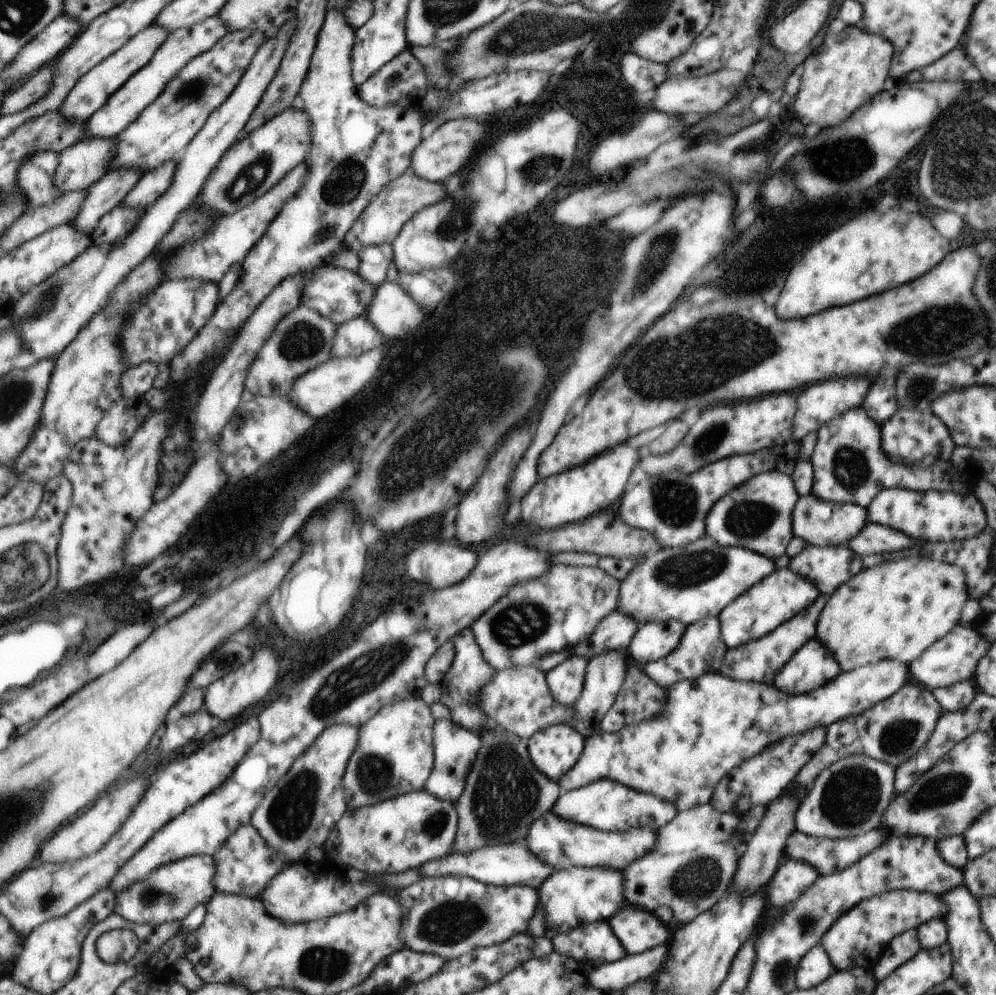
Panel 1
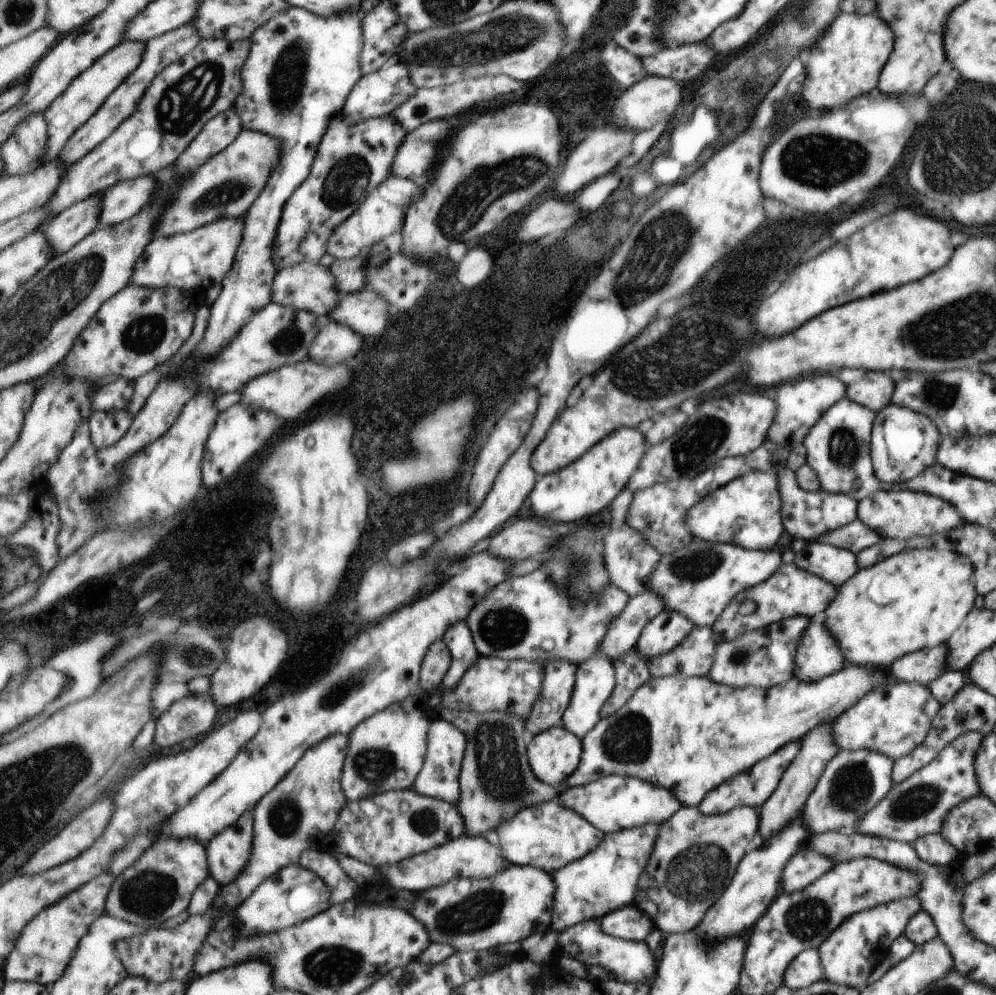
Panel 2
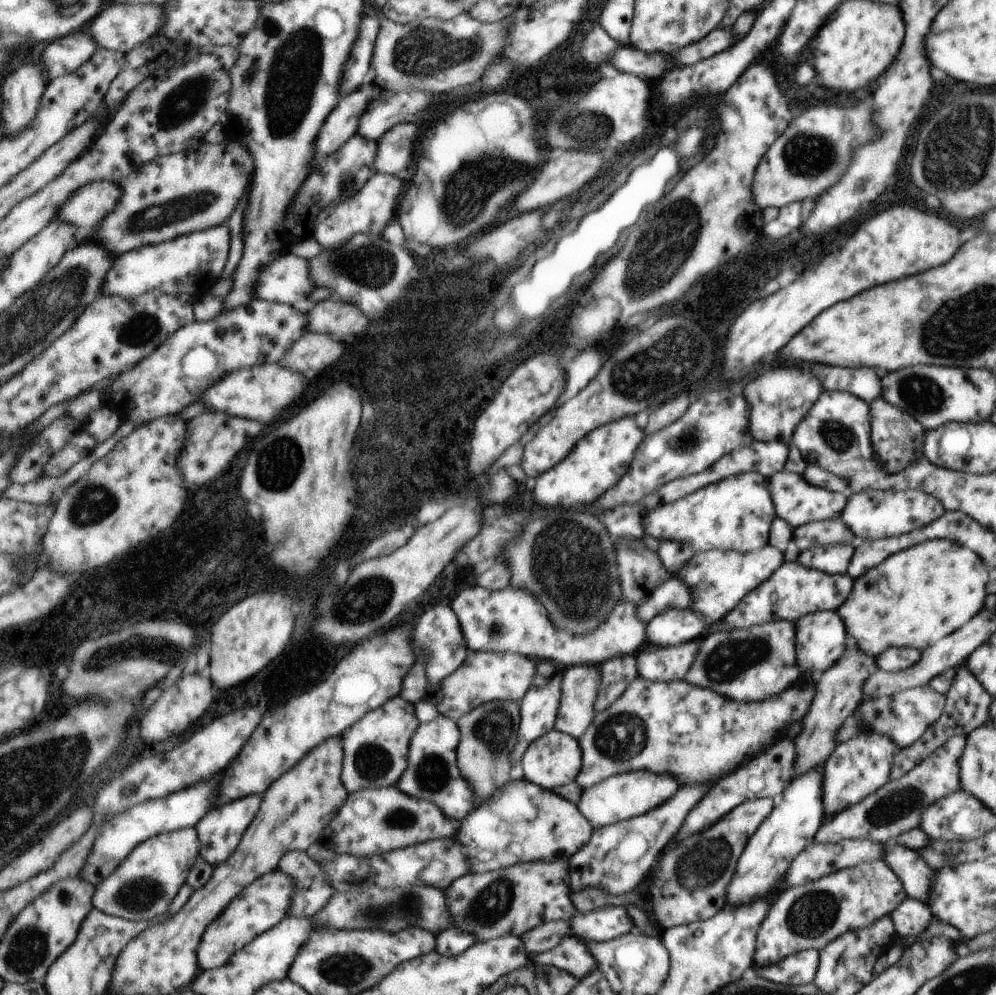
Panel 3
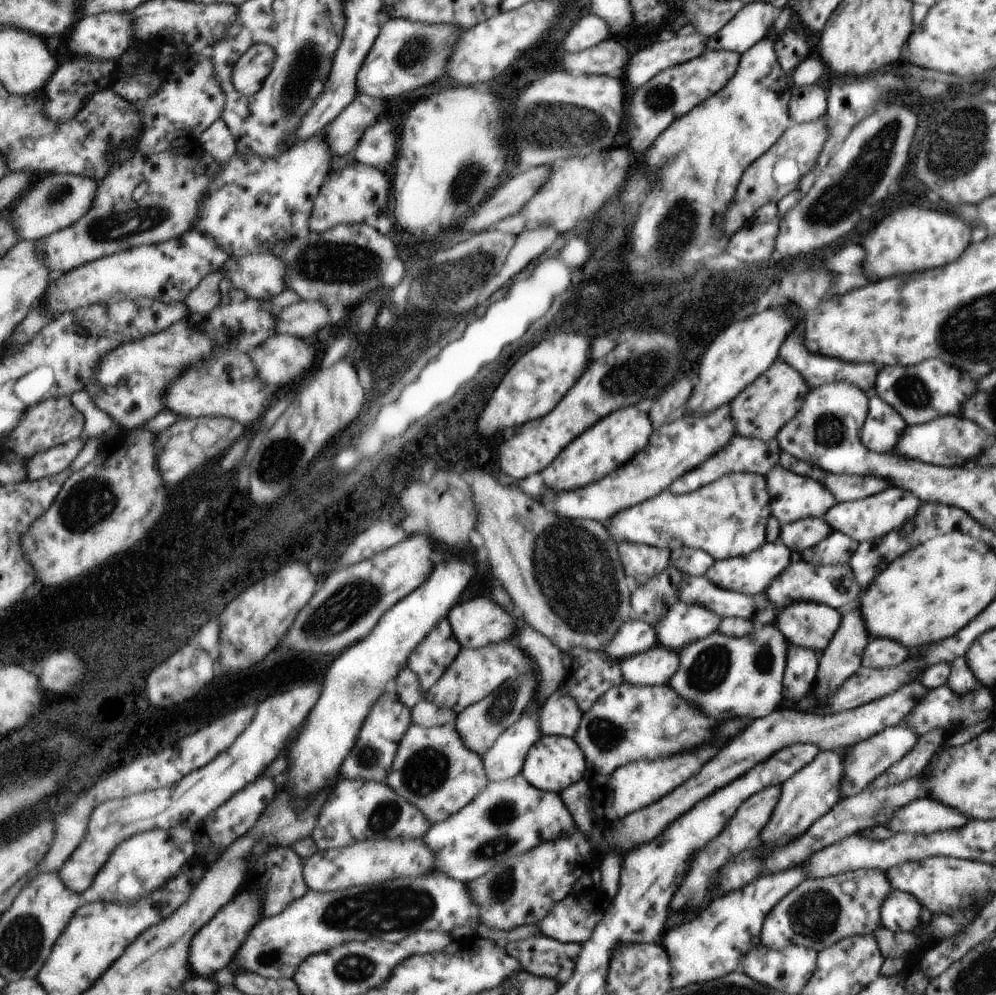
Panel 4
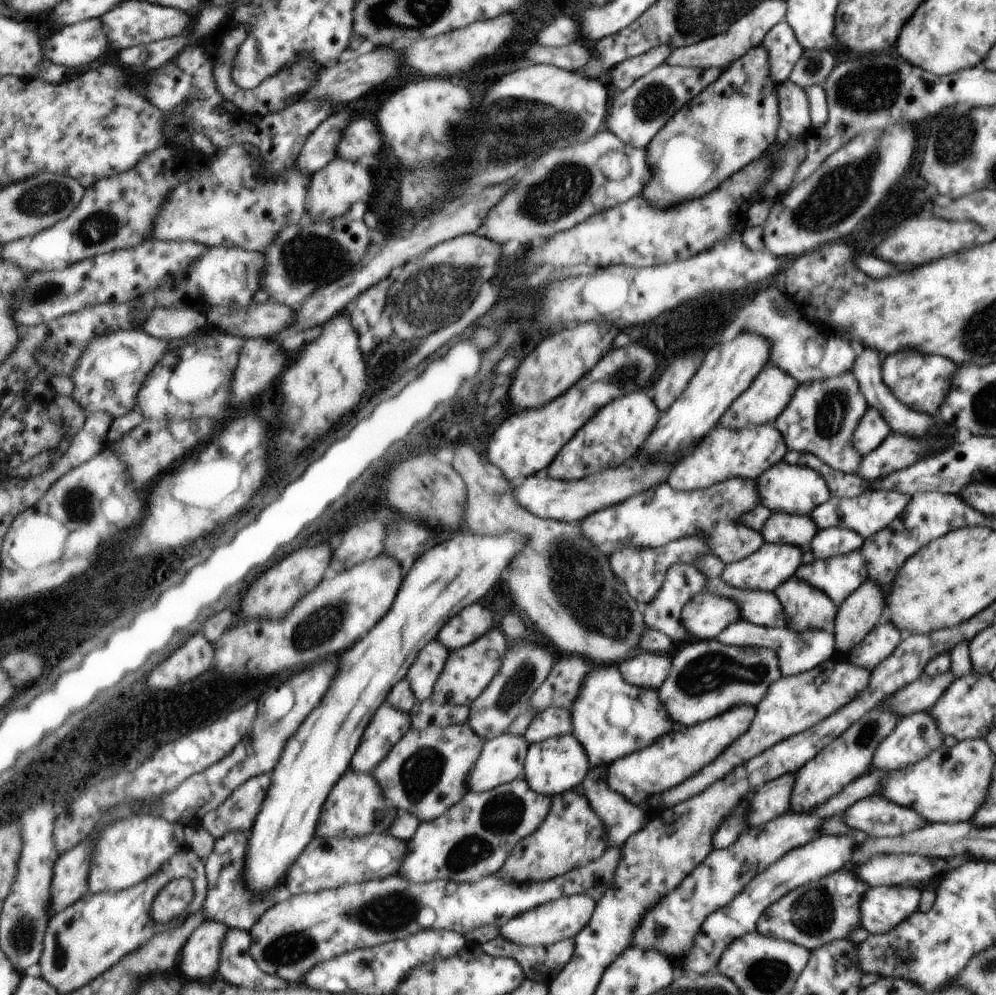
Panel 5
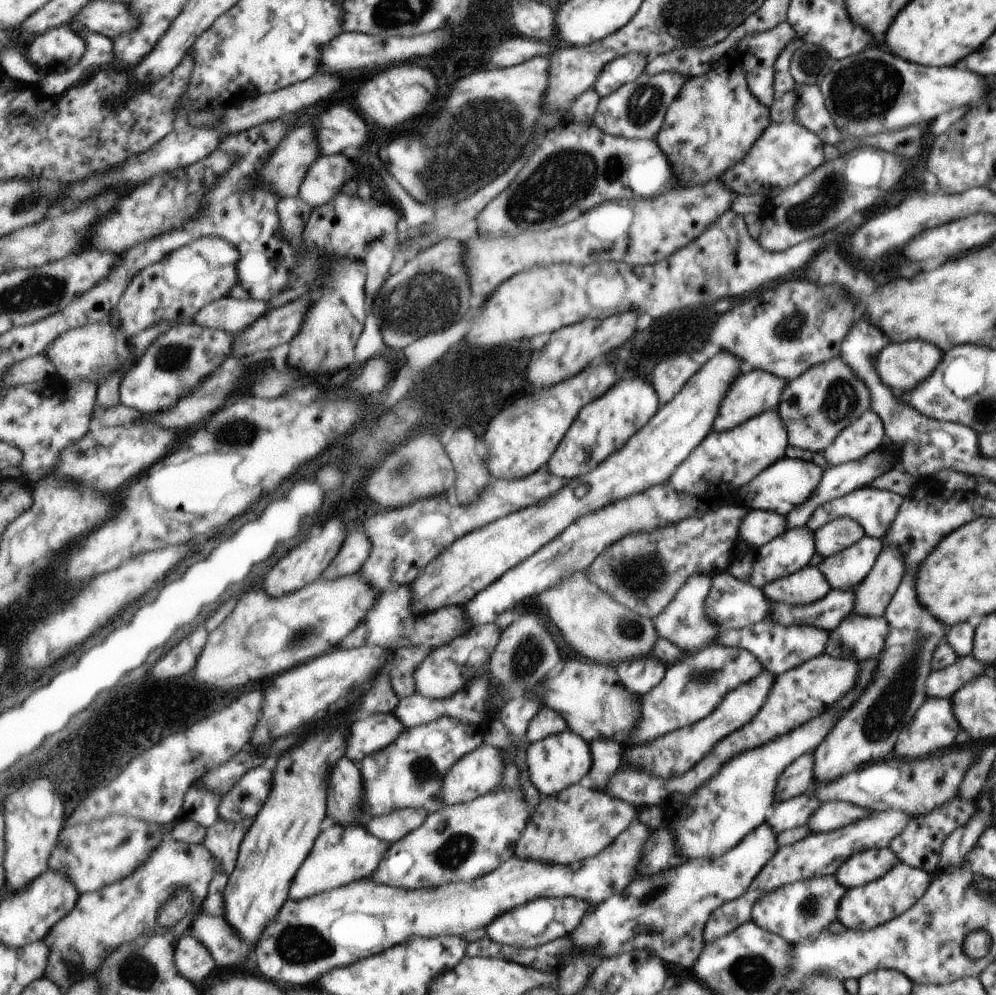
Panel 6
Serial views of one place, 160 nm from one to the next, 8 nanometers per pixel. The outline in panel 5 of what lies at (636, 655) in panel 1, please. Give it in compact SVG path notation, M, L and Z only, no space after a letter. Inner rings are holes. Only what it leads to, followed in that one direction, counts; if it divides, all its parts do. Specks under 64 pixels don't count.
M701 592L689 600L689 604L681 610L682 627L688 631L689 640L715 639L722 630L739 619L736 604L731 599L715 596L711 593Z

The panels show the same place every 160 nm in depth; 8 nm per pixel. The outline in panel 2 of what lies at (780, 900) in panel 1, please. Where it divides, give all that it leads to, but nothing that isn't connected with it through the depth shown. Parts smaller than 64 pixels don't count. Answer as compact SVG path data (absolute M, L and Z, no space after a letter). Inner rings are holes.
M808 848L795 852L795 858L787 862L787 870L783 870L783 892L795 892L805 888L807 884L817 880L823 872L829 870L829 860L823 855L814 853Z

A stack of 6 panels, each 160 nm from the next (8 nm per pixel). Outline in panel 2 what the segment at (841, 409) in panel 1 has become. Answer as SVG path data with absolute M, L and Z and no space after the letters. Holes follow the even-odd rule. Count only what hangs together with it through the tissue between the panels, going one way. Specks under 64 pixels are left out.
M833 374L827 376L807 376L799 378L799 382L787 382L777 386L775 390L775 406L777 414L767 433L767 440L777 443L788 451L794 446L801 445L806 434L822 418L830 406L846 396L846 383L835 378Z

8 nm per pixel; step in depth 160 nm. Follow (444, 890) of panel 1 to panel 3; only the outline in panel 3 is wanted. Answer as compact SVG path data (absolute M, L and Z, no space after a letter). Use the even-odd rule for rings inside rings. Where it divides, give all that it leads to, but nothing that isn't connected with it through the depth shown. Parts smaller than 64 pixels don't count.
M537 861L519 863L511 868L499 869L485 874L471 874L455 880L447 890L447 902L451 913L451 926L475 934L481 941L498 939L506 935L522 937L528 930L549 921L567 922L574 914L569 897L569 870L567 861Z

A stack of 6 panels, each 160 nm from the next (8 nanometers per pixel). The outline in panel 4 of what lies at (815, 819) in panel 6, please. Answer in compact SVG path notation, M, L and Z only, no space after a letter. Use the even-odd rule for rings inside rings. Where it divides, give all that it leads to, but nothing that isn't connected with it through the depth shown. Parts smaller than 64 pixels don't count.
M923 797L898 809L884 826L894 833L928 835L937 831L959 829L969 820L973 819L955 807L947 806L931 797Z

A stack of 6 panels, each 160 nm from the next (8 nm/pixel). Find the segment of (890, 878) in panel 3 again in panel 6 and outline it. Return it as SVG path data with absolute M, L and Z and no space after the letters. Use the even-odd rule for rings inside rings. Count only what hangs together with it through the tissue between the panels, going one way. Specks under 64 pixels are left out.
M834 874L795 881L764 895L753 906L752 920L764 931L777 934L790 944L798 943L819 933L831 921L837 920L837 910L845 894L847 888Z

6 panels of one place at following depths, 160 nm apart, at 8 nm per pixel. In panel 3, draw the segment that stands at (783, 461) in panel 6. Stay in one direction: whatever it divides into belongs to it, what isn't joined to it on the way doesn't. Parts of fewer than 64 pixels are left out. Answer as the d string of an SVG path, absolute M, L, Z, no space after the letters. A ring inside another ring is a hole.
M784 468L770 477L770 490L778 517L785 520L792 529L802 527L810 522L837 518L843 514L844 507L848 502L848 496L842 492L811 486L802 475L792 473Z

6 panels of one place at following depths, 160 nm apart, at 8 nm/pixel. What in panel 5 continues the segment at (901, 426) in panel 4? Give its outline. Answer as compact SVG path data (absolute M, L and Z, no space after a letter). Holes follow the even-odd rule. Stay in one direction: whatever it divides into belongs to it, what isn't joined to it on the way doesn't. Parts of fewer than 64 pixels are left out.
M869 407L852 435L852 445L861 455L873 452L891 434L891 424L876 408Z

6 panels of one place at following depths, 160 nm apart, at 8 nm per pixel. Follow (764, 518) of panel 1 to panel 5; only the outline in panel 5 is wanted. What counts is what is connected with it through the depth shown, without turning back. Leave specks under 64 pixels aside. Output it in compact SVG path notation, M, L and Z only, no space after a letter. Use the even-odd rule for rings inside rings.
M732 478L703 490L689 492L671 490L664 483L619 505L591 513L579 522L580 533L595 543L600 551L610 554L612 551L634 548L658 548L702 531L706 535L706 545L710 553L726 564L749 557L765 544L759 531L744 526L737 520L741 514L753 511L757 504L759 490L756 489L756 481L753 479Z

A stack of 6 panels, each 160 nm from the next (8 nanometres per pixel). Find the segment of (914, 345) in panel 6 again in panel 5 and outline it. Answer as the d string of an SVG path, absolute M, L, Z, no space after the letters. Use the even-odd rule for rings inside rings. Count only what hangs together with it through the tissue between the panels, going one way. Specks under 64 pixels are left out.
M907 350L903 354L893 354L891 358L885 358L883 364L880 364L880 373L883 384L899 402L911 410L933 417L937 416L939 402L943 402L947 395L952 375L955 374L955 366L947 358L921 356Z

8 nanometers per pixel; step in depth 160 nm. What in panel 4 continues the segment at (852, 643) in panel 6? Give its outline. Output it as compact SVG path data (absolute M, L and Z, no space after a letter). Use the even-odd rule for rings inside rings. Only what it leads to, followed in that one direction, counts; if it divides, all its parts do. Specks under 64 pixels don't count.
M871 638L867 646L867 658L862 657L861 667L867 668L891 668L901 664L908 658L907 650L902 644L893 640L875 640Z

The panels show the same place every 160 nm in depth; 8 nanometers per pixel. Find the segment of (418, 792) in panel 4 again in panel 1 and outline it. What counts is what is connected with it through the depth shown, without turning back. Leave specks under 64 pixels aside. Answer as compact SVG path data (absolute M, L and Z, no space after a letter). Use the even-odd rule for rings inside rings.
M451 719L438 720L434 726L435 766L425 790L444 801L456 802L466 792L466 782L474 762L482 750L483 741L479 732L462 727Z

